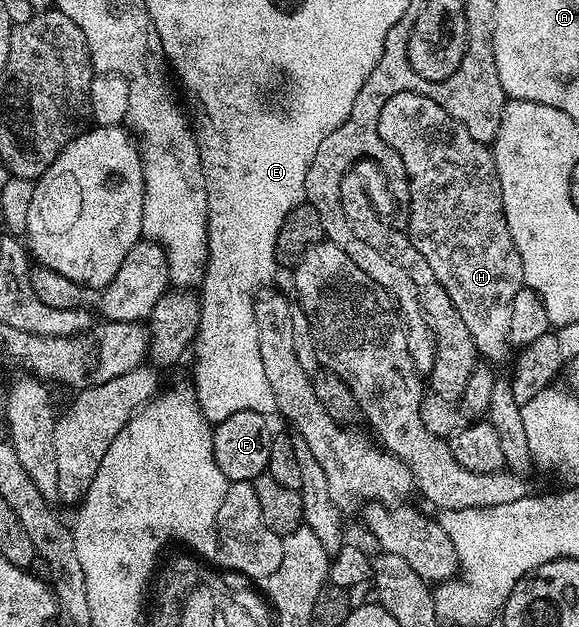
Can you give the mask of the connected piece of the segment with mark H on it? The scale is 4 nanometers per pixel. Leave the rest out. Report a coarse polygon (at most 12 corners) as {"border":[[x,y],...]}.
{"border":[[416,90],[378,136],[406,233],[477,351],[510,350],[524,273],[495,153]]}

